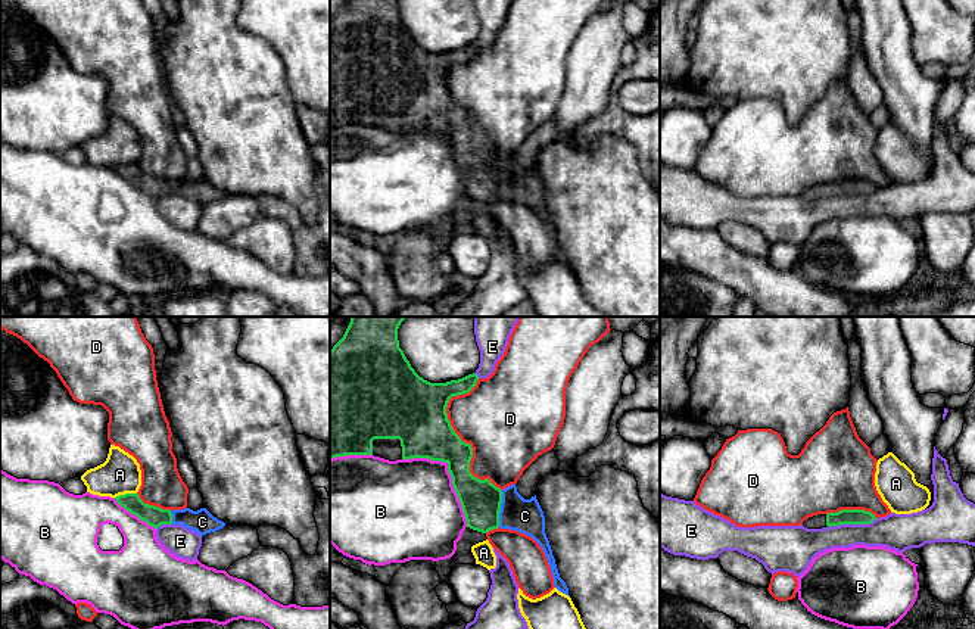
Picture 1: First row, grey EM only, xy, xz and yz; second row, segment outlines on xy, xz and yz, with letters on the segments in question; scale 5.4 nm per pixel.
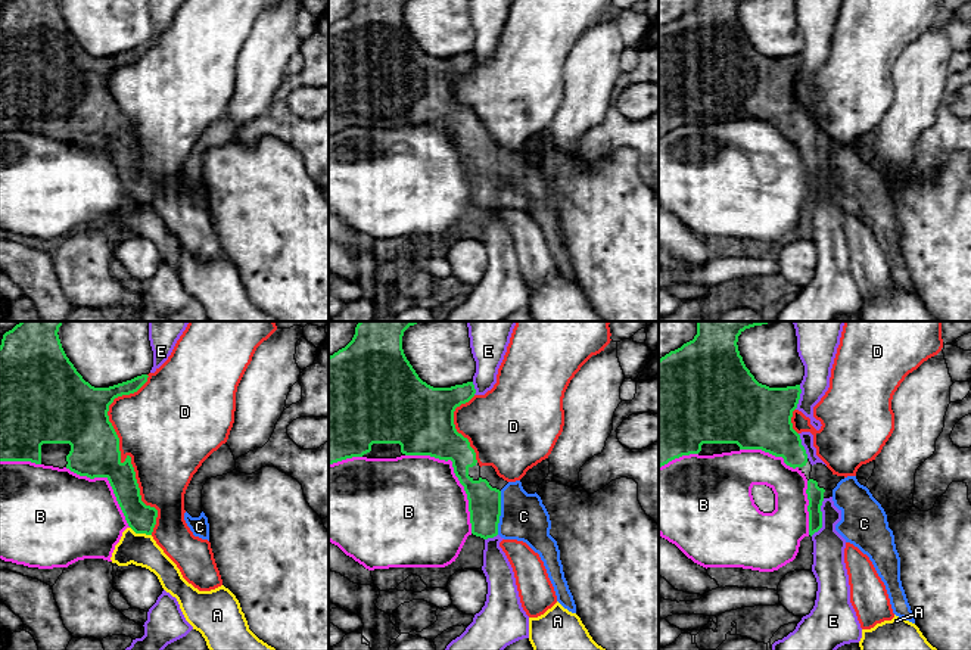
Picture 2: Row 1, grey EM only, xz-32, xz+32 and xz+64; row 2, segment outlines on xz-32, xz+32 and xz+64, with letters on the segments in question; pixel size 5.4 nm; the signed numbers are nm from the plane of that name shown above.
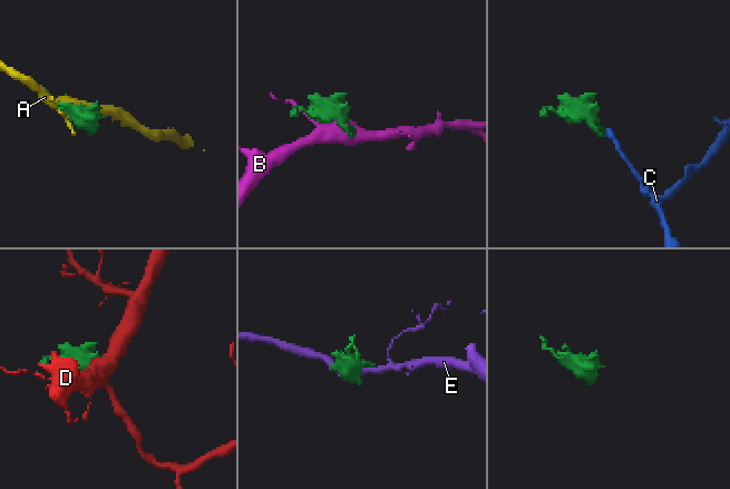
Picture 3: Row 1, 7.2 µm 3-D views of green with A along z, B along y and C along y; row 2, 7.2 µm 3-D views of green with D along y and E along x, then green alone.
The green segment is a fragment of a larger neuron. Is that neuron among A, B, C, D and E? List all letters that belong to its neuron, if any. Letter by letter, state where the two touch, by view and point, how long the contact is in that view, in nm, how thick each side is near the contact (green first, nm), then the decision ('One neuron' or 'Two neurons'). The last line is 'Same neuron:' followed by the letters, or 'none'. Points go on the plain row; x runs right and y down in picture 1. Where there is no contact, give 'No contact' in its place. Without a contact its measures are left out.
A: Touches green at xy (125, 164). Shared border 120 nm. Thickness 110 nm (green) against 220 nm. Two neurons
B: Touches green at xz (449, 143). Shared border 500 nm. Thickness 280 nm (green) against 460 nm. Two neurons
C: Touches green at xz (500, 178). Shared border 200 nm. Thickness 220 nm (green) against 190 nm. One neuron
D: Touches green at xz (460, 108). Shared border 650 nm. Thickness 320 nm (green) against 440 nm. Two neurons
E: Touches green at yz (852, 193). Shared border 280 nm. Thickness 80 nm (green) against 190 nm. Two neurons
Same neuron: C

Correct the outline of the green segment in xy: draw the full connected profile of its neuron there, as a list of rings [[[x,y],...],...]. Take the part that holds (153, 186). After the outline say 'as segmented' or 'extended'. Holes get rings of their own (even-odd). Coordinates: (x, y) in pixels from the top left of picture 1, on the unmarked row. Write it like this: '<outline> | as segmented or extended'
[[[125,164],[115,168],[116,172],[149,196],[158,199],[162,194],[183,194],[184,197],[206,205],[217,202],[225,196],[224,191],[214,187],[206,178],[193,181],[184,180],[162,180],[155,175],[144,174],[138,164]]] | extended

